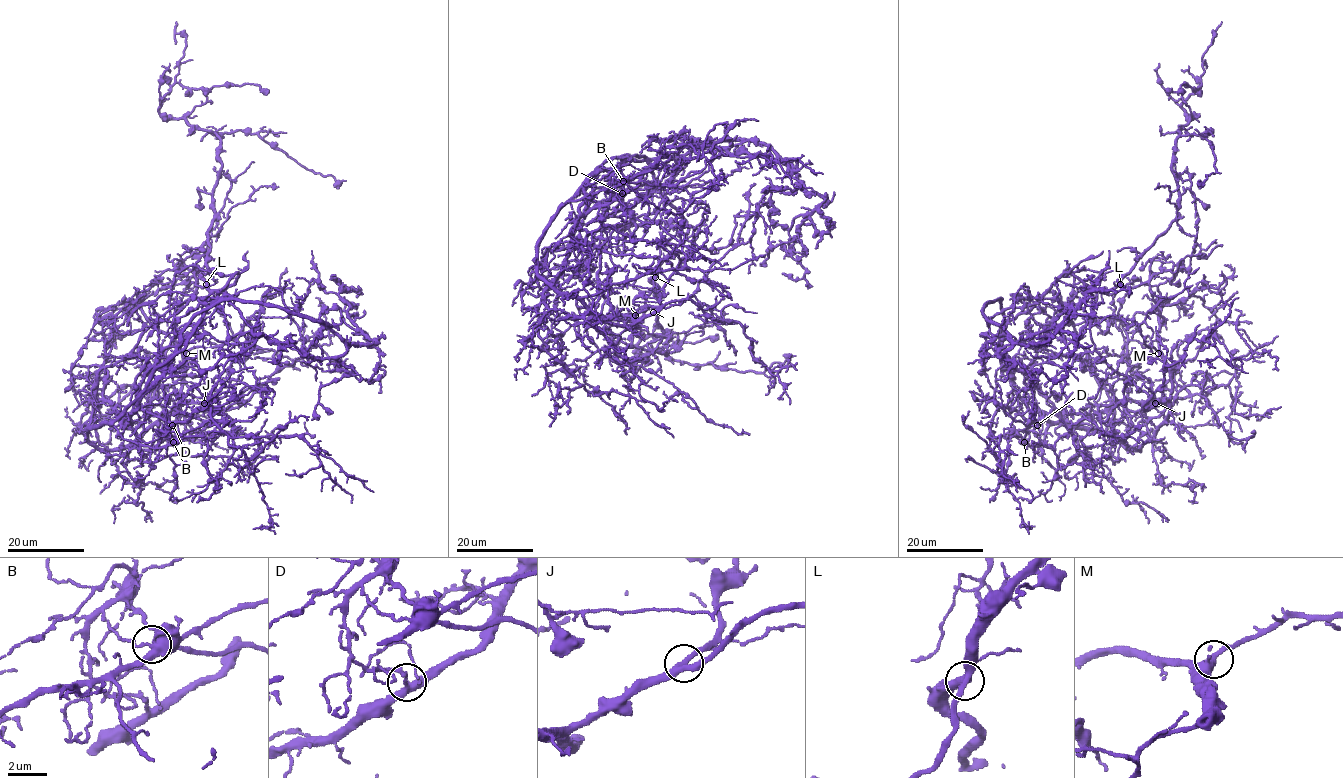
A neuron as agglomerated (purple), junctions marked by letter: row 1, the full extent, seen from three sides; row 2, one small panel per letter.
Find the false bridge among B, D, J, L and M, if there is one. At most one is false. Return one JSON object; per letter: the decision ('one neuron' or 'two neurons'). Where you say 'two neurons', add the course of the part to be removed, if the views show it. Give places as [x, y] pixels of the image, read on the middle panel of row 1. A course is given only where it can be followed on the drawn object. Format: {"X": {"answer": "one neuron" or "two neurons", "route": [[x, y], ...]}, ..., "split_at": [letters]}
{"B": {"answer": "two neurons", "route": [[623, 181], [584, 211], [723, 148], [793, 159], [827, 201], [788, 242], [805, 276], [782, 273]]}, "D": {"answer": "one neuron"}, "J": {"answer": "one neuron"}, "L": {"answer": "one neuron"}, "M": {"answer": "one neuron"}, "split_at": ["B"]}

